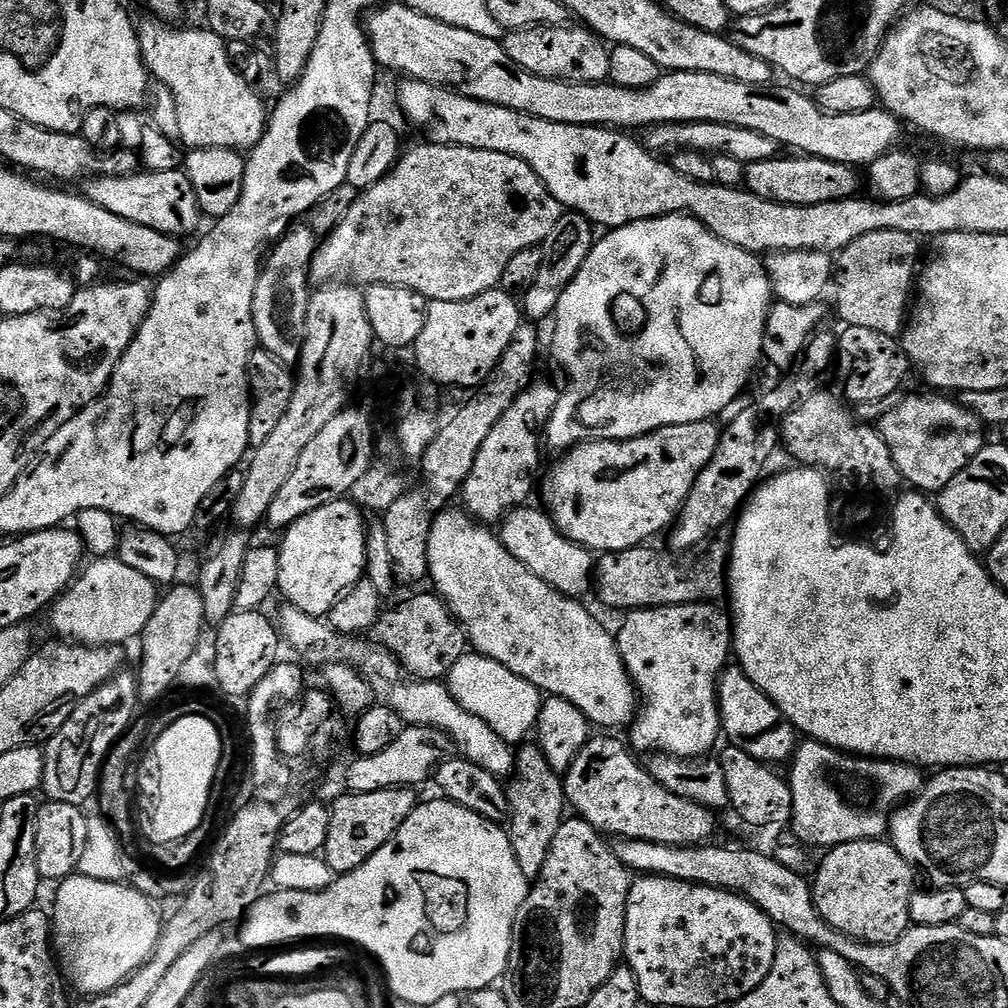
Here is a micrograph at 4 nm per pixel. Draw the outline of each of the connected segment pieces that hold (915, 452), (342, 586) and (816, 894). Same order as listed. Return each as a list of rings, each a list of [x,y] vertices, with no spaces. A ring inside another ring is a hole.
[[[932,394],[936,396],[904,396],[898,406],[894,406],[894,410],[890,410],[886,415],[878,421],[878,431],[881,438],[886,442],[886,445],[890,448],[890,453],[893,455],[894,462],[897,463],[897,469],[900,471],[901,477],[905,481],[908,480],[913,489],[919,490],[924,494],[939,494],[941,490],[946,487],[946,485],[955,478],[961,472],[965,466],[972,461],[973,458],[980,452],[981,448],[984,447],[986,443],[986,437],[984,437],[984,432],[986,432],[985,425],[981,424],[980,419],[971,411],[969,408],[964,407],[963,403],[959,399],[947,400],[947,395],[944,394]]]
[[[345,498],[330,502],[328,505],[319,506],[316,510],[310,511],[304,517],[298,518],[294,523],[286,528],[283,533],[284,541],[278,544],[278,551],[280,554],[280,565],[278,566],[278,582],[280,583],[278,592],[287,603],[294,605],[298,610],[302,610],[311,616],[319,616],[321,618],[327,617],[328,611],[334,606],[334,602],[339,600],[349,588],[352,588],[362,579],[365,579],[366,569],[364,563],[366,562],[366,546],[368,545],[368,533],[366,531],[366,516],[361,507],[353,503],[351,499]]]
[[[884,838],[859,840],[829,848],[823,856],[824,861],[812,884],[812,896],[824,921],[834,926],[834,930],[855,940],[863,940],[865,944],[889,944],[902,938],[902,934],[910,927],[910,898],[917,887],[918,876],[912,865],[906,862],[906,858],[898,854],[896,847]]]

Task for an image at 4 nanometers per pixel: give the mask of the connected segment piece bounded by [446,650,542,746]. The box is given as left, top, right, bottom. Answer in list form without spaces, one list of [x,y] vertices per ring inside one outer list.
[[[469,651],[450,669],[446,677],[450,694],[462,706],[462,710],[470,710],[474,718],[482,718],[498,738],[513,746],[520,746],[533,735],[536,719],[540,713],[542,693],[526,678],[518,678],[514,670],[506,670],[502,662],[494,662],[481,656],[479,652]]]

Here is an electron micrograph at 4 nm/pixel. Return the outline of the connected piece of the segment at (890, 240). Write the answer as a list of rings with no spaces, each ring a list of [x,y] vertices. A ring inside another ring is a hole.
[[[874,230],[838,253],[834,260],[836,312],[847,327],[863,326],[893,338],[903,333],[918,280],[920,244],[917,237],[902,234],[902,230]]]

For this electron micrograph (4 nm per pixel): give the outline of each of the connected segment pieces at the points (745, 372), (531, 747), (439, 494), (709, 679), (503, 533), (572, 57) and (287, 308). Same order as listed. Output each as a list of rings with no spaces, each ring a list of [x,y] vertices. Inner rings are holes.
[[[677,214],[674,216],[655,216],[649,220],[636,220],[632,224],[624,224],[621,228],[613,228],[607,234],[595,241],[590,250],[590,254],[586,258],[586,262],[582,262],[582,270],[578,270],[578,274],[574,279],[566,286],[566,290],[558,298],[558,306],[554,313],[554,327],[555,328],[588,328],[588,324],[592,324],[592,328],[636,328],[636,368],[640,368],[640,372],[644,372],[644,368],[648,368],[648,364],[660,364],[660,368],[664,368],[664,384],[660,384],[660,392],[652,392],[652,396],[656,396],[656,400],[644,400],[644,404],[648,404],[648,416],[652,416],[652,420],[648,420],[648,428],[650,431],[658,430],[659,428],[665,428],[666,426],[682,426],[683,424],[689,424],[690,422],[702,422],[703,420],[711,420],[719,417],[719,414],[726,406],[730,405],[730,402],[734,402],[740,396],[745,395],[746,389],[744,388],[748,384],[748,379],[752,376],[752,371],[756,368],[756,363],[761,363],[764,355],[764,327],[768,321],[768,310],[774,303],[774,297],[772,297],[772,288],[774,292],[774,284],[768,281],[768,272],[760,265],[761,257],[759,255],[742,250],[738,246],[730,246],[726,242],[722,242],[722,238],[718,238],[713,234],[708,227],[702,222],[698,222],[690,214]],[[692,360],[696,363],[696,368],[700,372],[692,372]]]
[[[535,742],[525,743],[515,753],[515,758],[516,764],[506,784],[510,809],[510,823],[506,831],[514,858],[518,858],[518,870],[522,870],[522,874],[532,882],[539,877],[542,866],[546,866],[546,854],[550,854],[554,834],[558,834],[566,819],[564,782],[561,773],[546,762],[546,754],[542,754],[539,744]]]
[[[524,322],[514,332],[510,340],[510,346],[506,348],[506,353],[502,354],[498,366],[491,372],[488,380],[471,395],[473,396],[447,423],[444,422],[434,436],[429,449],[426,450],[423,459],[418,466],[424,471],[424,485],[421,488],[405,491],[404,495],[398,498],[388,510],[382,513],[382,519],[386,526],[386,542],[390,546],[390,562],[392,563],[392,573],[397,585],[420,584],[429,579],[428,574],[428,539],[432,523],[436,517],[449,507],[452,499],[457,499],[458,493],[464,487],[464,480],[470,474],[474,462],[478,458],[478,450],[482,450],[482,442],[486,442],[487,435],[493,430],[495,423],[502,415],[506,414],[510,406],[521,395],[525,388],[531,383],[532,364],[538,354],[538,334],[537,328],[531,323]]]
[[[715,603],[710,604],[675,604],[674,606],[666,606],[665,608],[638,608],[635,612],[629,612],[623,617],[624,620],[620,624],[620,632],[615,633],[616,645],[620,651],[622,662],[628,671],[628,677],[632,679],[638,693],[638,711],[630,725],[632,731],[632,740],[630,744],[637,753],[651,754],[653,752],[665,752],[671,756],[679,756],[681,760],[690,760],[693,758],[704,758],[709,755],[708,752],[719,741],[722,736],[720,727],[720,699],[716,693],[720,686],[720,675],[725,668],[729,667],[730,657],[733,655],[732,646],[732,626],[729,617]]]
[[[521,506],[513,508],[498,524],[498,535],[502,546],[530,570],[530,574],[538,574],[542,582],[546,582],[554,590],[558,590],[564,596],[584,598],[589,595],[594,584],[594,556],[589,549],[581,544],[576,544],[570,538],[566,538],[556,528],[547,511],[540,512],[533,506]]]
[[[572,27],[523,28],[520,32],[507,33],[502,43],[506,54],[510,54],[512,61],[518,66],[522,66],[522,70],[526,70],[530,74],[538,74],[542,78],[550,78],[551,80],[571,80],[574,84],[598,84],[607,81],[610,70],[609,45],[587,27]]]
[[[308,226],[289,227],[288,231],[271,245],[260,265],[258,286],[254,286],[252,317],[259,347],[280,363],[299,365],[300,351],[306,334],[306,318],[310,299],[312,259],[318,247],[318,237]]]

